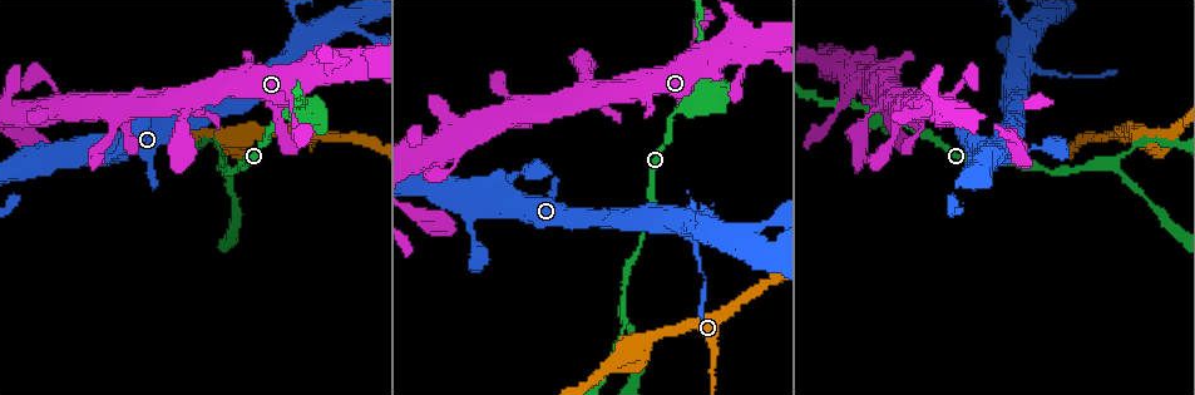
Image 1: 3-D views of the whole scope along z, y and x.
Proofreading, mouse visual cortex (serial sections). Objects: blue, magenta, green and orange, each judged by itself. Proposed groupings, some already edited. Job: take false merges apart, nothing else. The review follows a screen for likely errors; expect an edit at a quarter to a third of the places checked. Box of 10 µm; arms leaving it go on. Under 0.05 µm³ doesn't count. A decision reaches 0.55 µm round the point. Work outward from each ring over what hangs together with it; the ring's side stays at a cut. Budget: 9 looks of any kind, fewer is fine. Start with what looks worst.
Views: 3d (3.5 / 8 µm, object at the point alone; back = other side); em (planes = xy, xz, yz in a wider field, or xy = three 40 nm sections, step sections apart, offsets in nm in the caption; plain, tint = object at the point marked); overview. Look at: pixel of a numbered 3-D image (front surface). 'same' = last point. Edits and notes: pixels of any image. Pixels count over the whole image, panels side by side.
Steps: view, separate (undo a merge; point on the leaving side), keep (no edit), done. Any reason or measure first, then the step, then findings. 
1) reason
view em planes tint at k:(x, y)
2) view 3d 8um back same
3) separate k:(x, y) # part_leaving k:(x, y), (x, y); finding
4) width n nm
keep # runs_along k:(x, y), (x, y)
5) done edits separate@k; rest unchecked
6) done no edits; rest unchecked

a fork
view 3d 8um at 1:(694, 107)

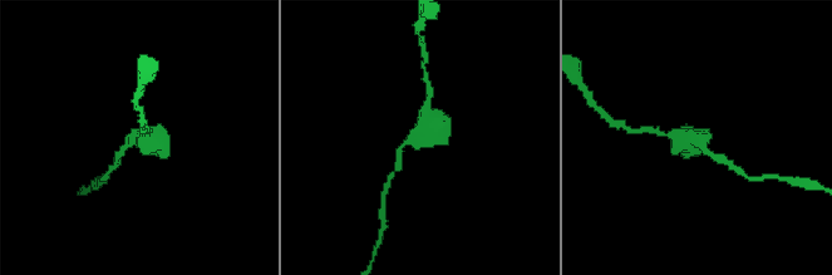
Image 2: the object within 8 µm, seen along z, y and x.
view 3d 3.5um same

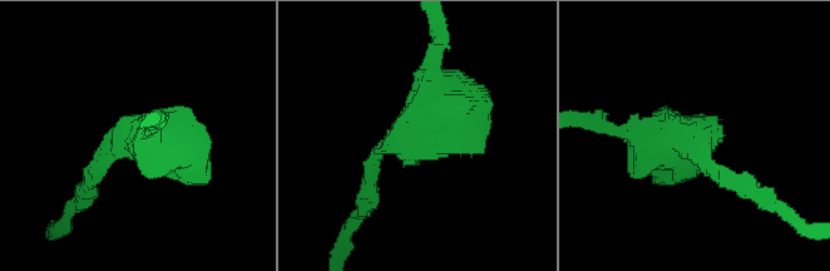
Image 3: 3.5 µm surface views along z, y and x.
view em planes tint at 3:(416, 135)

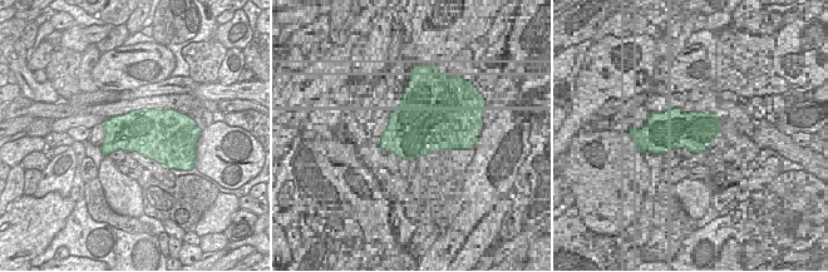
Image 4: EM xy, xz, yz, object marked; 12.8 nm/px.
keep # runs_along 3:(379, 159), (487, 95); continuous, no second cell

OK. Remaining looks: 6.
two arms in line, one across
view 3d 8um at 1:(623, 322)

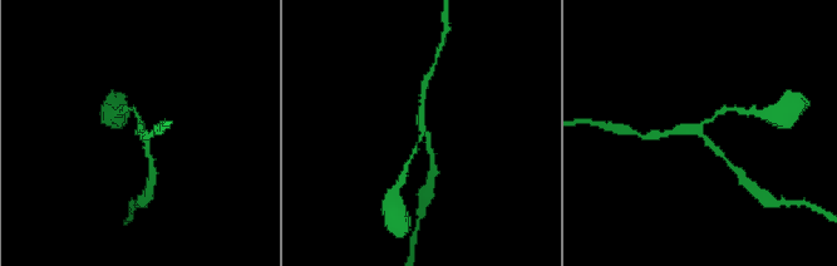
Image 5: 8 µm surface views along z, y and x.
arms 3; arm_widths 150, 200, 200 nm
view em xy step 2 tint same

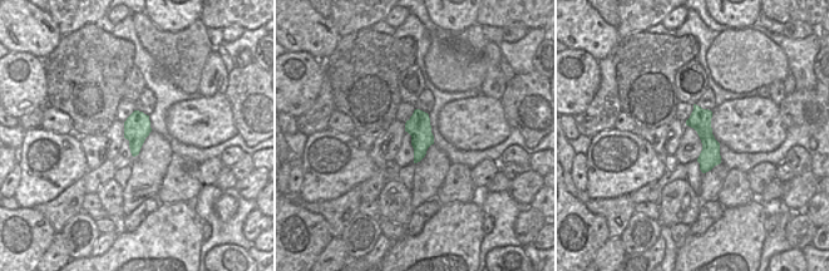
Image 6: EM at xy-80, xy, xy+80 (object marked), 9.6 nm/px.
keep # runs_along 6:(696, 109), (707, 138), (705, 168); all the same cell

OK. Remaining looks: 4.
view 3d 3.5um at 1:(304, 32)

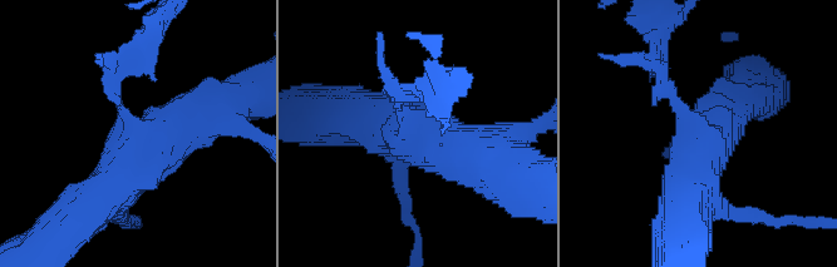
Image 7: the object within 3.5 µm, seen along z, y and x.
arms 3; arm_widths 150, 600, 600 nm
view em xy step 1 tint at 7:(135, 128)

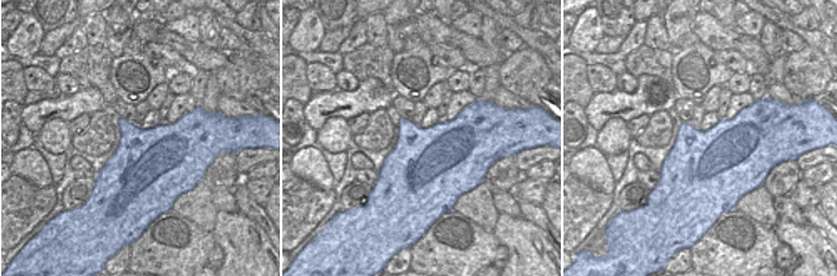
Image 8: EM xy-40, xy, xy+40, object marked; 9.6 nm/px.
separate 7:(389, 88) # a second cell is stuck on

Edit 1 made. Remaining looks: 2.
calibre changes
view 3d 3.5um at 1:(117, 114)

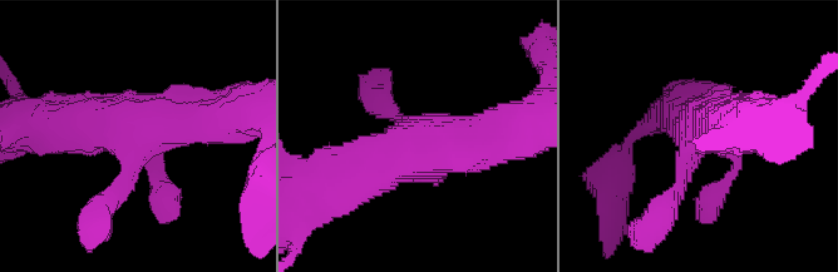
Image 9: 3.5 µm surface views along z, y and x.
now the EM
view em planes tint at 9:(421, 131)

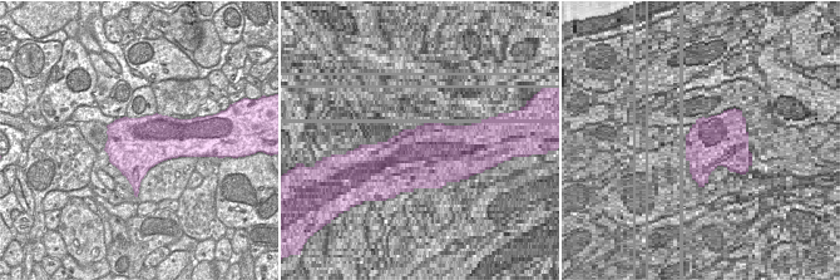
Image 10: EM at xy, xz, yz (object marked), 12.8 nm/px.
width 700 nm
keep # runs_along 9:(509, 127), (479, 143), (348, 168); one cell here

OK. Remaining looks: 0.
done edits separate@7; rest unchecked

